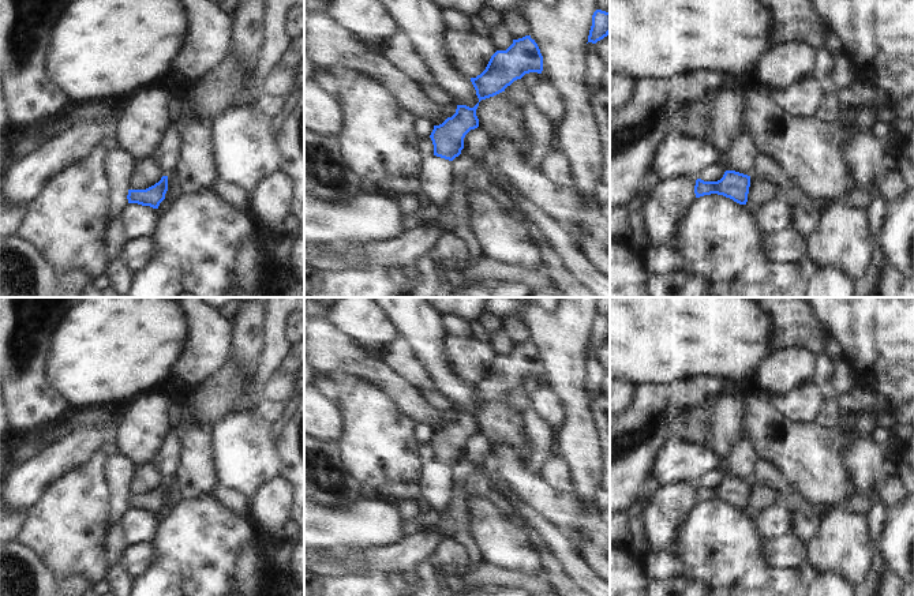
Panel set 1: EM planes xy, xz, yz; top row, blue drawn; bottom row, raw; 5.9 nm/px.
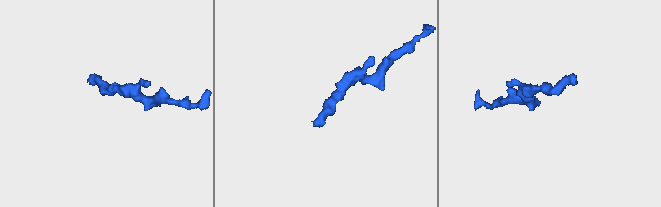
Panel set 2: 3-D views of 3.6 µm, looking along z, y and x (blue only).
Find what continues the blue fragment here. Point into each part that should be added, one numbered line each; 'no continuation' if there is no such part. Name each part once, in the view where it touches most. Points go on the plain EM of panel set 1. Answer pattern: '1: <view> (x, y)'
no continuation

